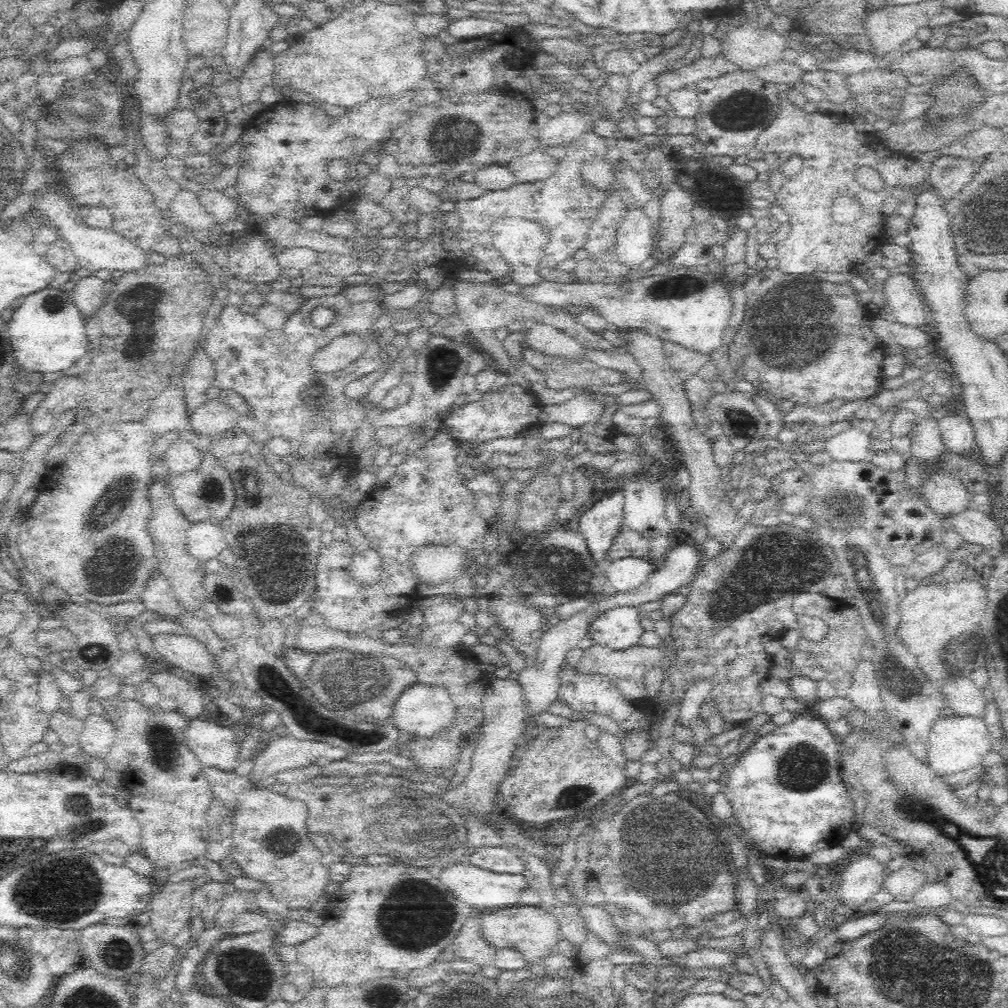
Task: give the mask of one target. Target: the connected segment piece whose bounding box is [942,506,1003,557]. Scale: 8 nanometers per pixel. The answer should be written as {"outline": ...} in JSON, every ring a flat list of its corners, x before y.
{"outline":[[975,506,963,508,957,513,952,513,943,520,947,527,958,532,968,543,980,544,990,552,993,557,1003,547,1001,532,994,520]]}

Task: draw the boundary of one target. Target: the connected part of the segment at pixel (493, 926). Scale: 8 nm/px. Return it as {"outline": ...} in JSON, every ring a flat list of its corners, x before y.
{"outline":[[520,906,479,912,482,933,496,948,516,947,526,963,548,956,559,942,560,923,551,912,538,906]]}

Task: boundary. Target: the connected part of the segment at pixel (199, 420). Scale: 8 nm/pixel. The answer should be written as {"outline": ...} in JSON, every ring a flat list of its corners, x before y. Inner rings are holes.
{"outline":[[206,400,198,410,190,414,190,426,194,432,219,433,238,424,238,414,232,406,220,400]]}

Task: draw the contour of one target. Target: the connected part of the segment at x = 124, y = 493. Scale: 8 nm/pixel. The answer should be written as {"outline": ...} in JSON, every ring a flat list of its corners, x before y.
{"outline":[[94,420,90,424,96,430,85,431,63,461,48,469,48,480,39,485,38,500,25,511,24,522,13,536,17,539,18,550,24,560,24,572,32,573,41,582,56,586,70,597,81,598,83,602,101,605,116,604,118,601,126,603,140,599,148,581,159,572,159,560,148,532,148,522,152,516,152,446,150,440,138,444,134,442,132,434,124,436,130,432,128,426,132,422,102,424]]}

